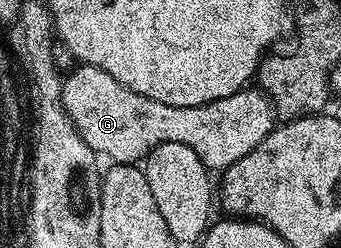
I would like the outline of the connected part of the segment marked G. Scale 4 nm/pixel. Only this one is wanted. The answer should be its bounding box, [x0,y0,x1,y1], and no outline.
[60,65,278,171]

